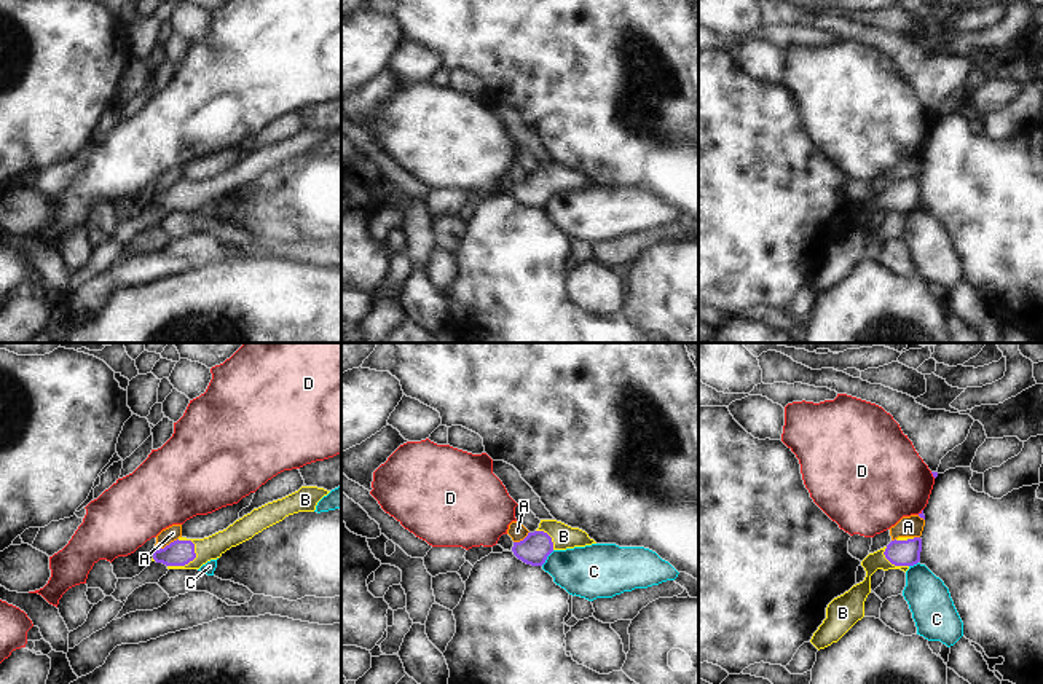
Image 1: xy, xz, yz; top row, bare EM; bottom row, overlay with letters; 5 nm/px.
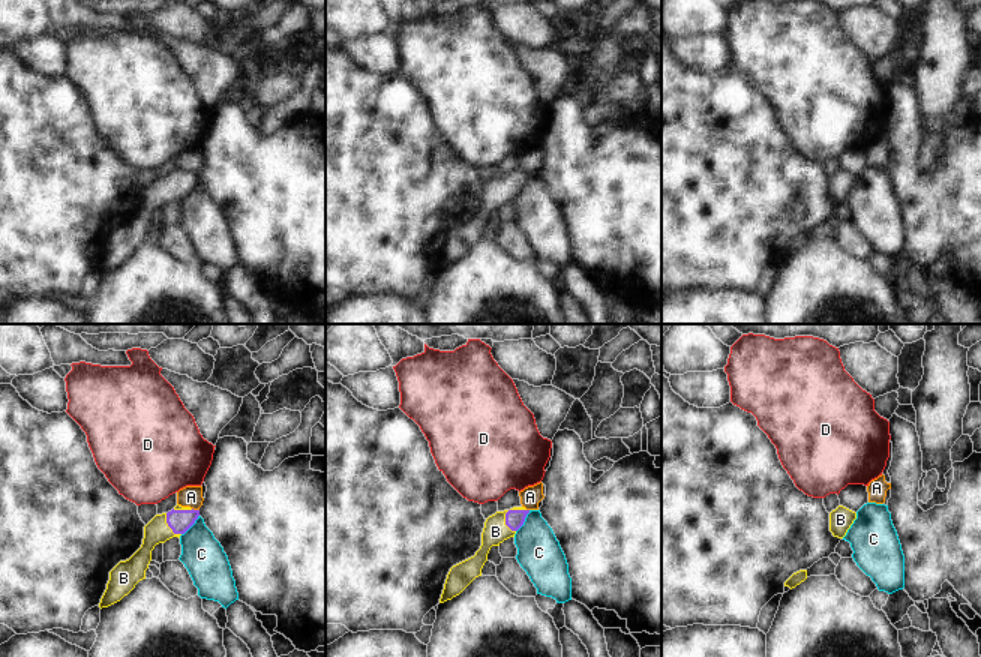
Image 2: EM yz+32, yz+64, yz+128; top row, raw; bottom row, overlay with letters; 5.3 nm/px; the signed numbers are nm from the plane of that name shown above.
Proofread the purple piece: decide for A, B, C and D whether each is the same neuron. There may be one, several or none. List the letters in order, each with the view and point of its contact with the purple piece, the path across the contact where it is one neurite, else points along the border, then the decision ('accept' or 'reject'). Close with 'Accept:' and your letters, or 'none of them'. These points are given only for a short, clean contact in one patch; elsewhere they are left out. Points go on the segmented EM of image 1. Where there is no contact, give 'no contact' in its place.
A: contact xy (166, 546); border xy (177, 538), (155, 550); reject
B: contact xy (190, 560); way xy (179, 552), (190, 560), (211, 547); accept
C: contact xz (546, 558); border xz (554, 550), (541, 565); reject
D: contact yz (919, 514); border yz (922, 509), (917, 514); reject
Accept: B

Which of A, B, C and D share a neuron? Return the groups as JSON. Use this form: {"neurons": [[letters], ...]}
{"neurons": [["A"], ["B"], ["C"], ["D"]]}

